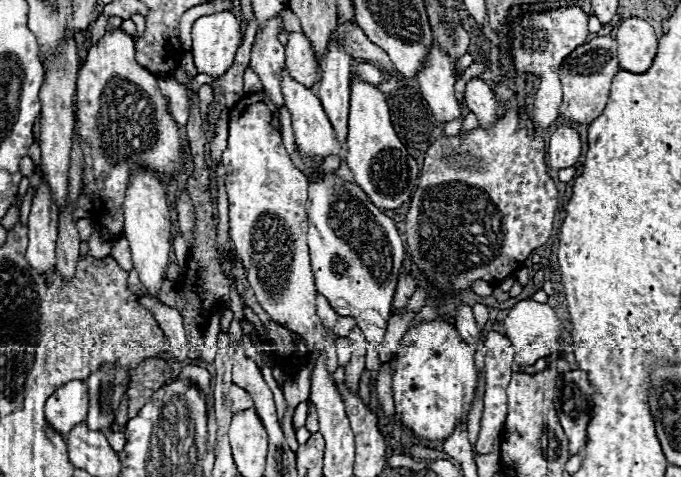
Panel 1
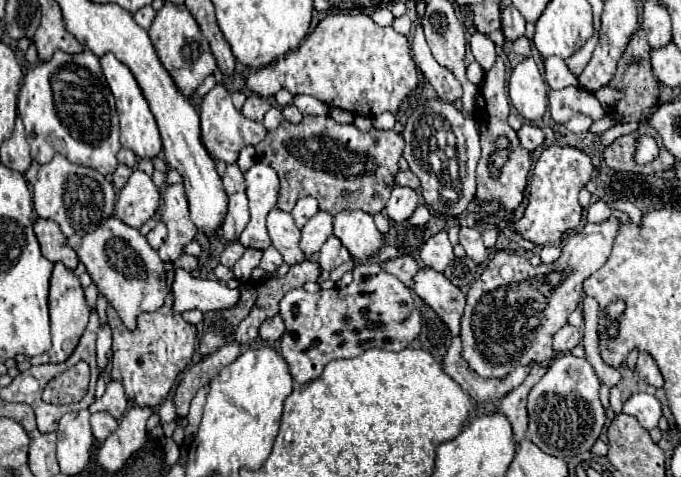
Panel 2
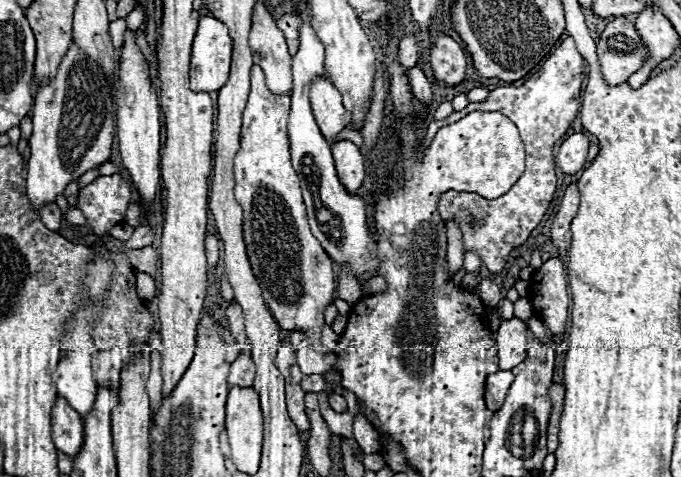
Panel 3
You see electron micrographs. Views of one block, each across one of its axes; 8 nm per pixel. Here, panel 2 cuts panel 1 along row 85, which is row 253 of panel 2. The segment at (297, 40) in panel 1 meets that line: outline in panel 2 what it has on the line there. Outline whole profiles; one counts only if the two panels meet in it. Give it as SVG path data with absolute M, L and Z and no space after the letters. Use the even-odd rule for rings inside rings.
M318 212L316 216L312 216L306 226L302 228L302 238L300 238L300 250L304 252L306 258L310 258L312 254L320 252L320 248L324 246L324 242L332 236L332 216L326 212Z

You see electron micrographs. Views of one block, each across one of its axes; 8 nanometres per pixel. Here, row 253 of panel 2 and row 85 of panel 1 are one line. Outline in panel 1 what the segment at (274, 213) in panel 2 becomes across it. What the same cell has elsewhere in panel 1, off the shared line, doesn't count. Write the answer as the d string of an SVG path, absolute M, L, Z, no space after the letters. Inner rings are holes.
M286 70L280 72L280 90L284 96L284 106L288 108L290 116L292 116L292 128L294 128L294 136L296 136L296 144L302 152L306 152L308 156L338 156L340 160L344 160L344 148L334 140L334 130L332 124L318 100L318 96L314 94L314 90L304 88L302 84L298 84L294 78L290 78L290 74Z

